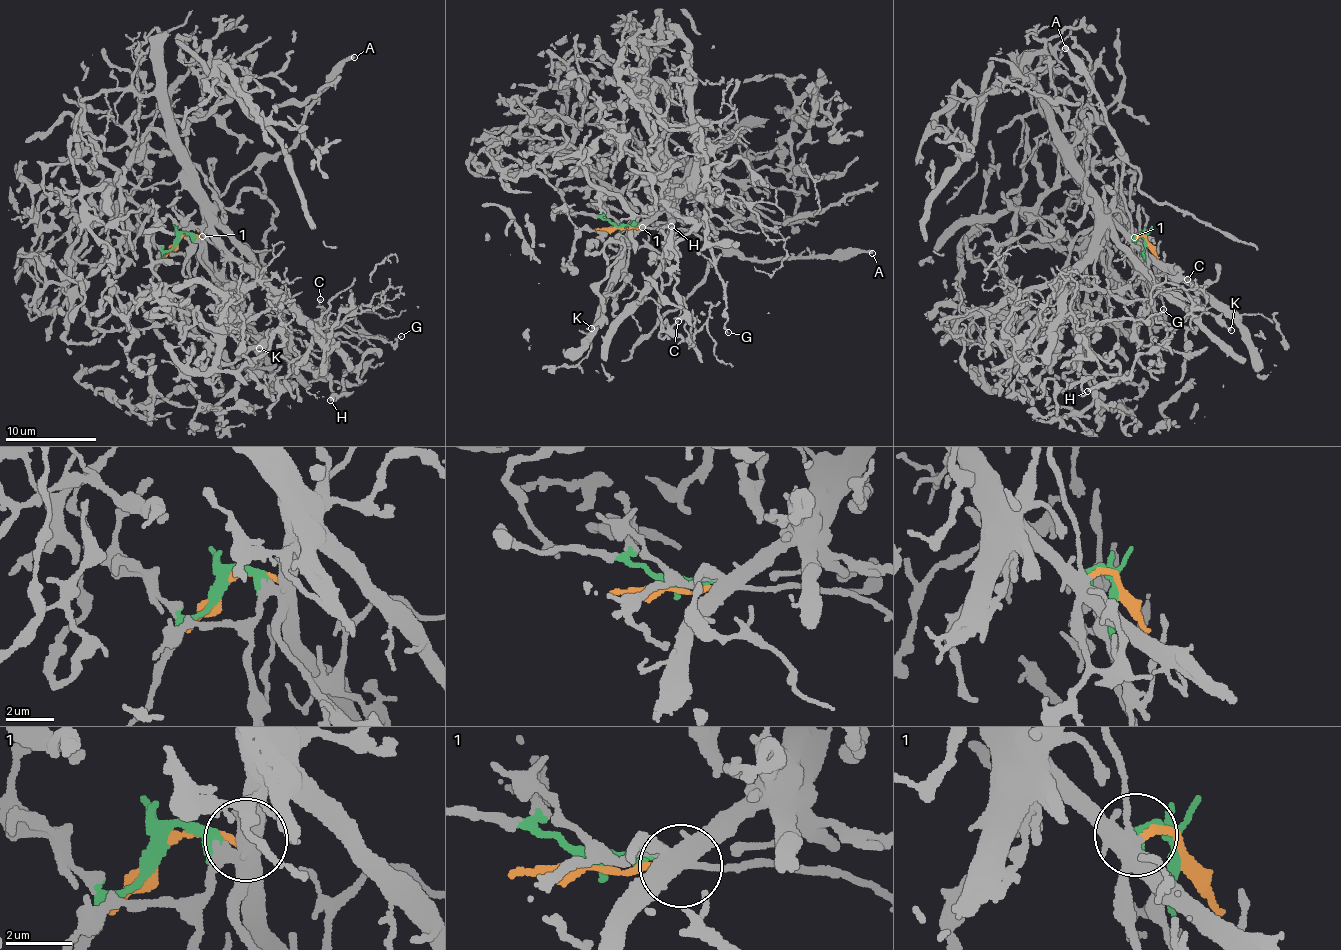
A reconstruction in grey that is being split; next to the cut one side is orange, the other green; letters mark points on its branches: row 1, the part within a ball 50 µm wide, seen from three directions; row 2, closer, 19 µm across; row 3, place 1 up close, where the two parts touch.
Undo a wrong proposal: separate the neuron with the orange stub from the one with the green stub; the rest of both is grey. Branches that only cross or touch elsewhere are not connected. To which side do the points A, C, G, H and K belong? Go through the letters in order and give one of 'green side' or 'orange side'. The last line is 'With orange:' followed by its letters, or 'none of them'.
A: orange side
C: green side
G: green side
H: green side
K: green side
With orange: A

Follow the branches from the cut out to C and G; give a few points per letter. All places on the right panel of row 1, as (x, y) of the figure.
C: (1146, 241), (1137, 232), (1130, 240), (1110, 223), (1161, 288), (1178, 292), (1200, 307), (1206, 296), (1186, 280)
G: (1146, 241), (1137, 232), (1130, 240), (1109, 226), (1058, 291), (1062, 310), (1078, 329), (1144, 321), (1162, 309)

